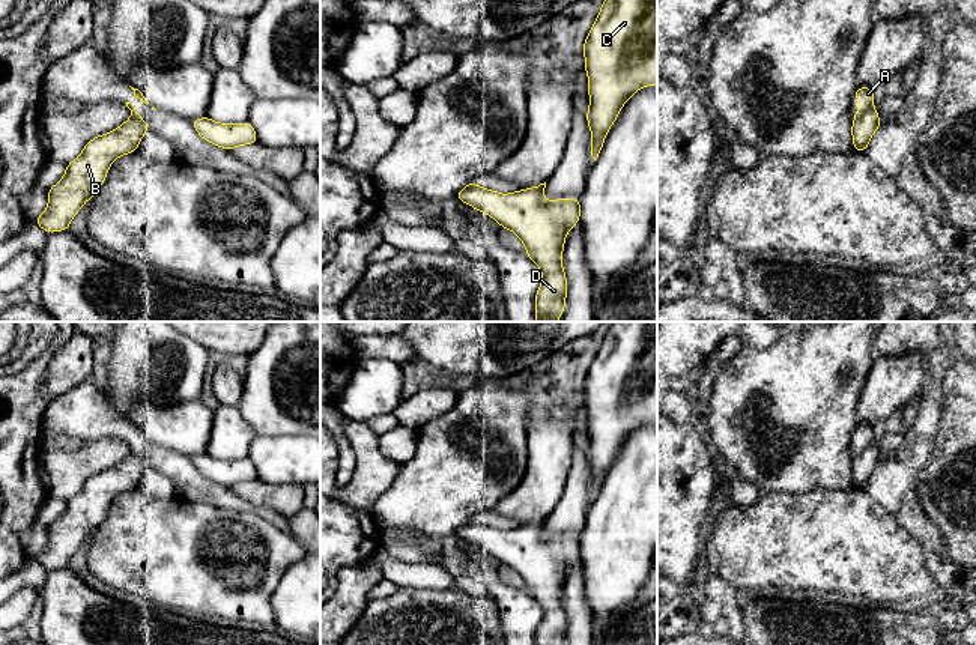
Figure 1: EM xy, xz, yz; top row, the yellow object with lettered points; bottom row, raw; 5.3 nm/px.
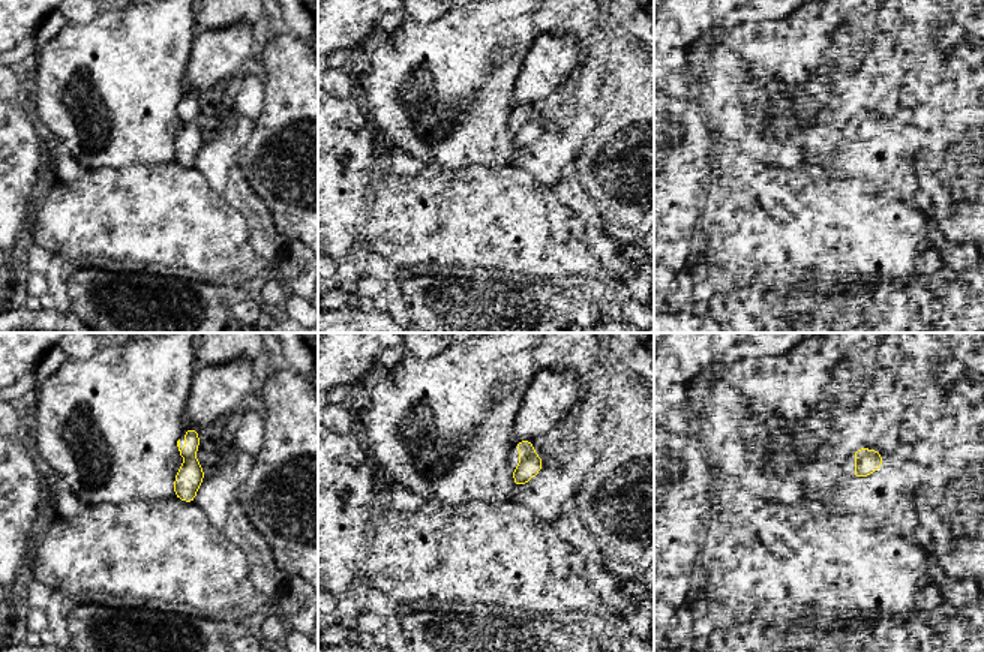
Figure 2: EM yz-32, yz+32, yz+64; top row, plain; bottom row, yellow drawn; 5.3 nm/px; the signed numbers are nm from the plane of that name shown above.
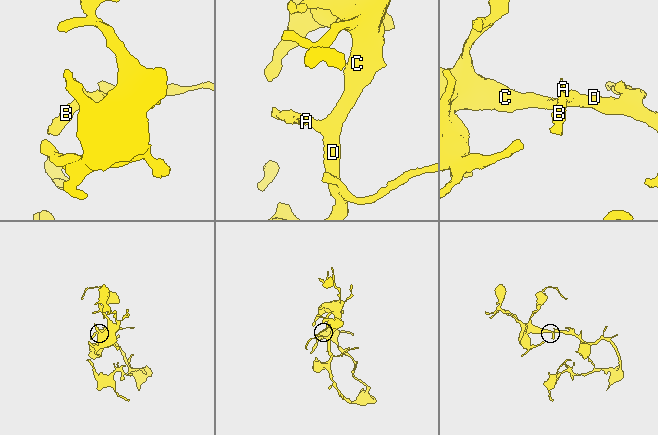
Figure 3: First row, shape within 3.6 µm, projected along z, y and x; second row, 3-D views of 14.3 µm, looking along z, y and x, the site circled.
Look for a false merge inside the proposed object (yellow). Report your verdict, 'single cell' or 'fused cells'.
fused cells

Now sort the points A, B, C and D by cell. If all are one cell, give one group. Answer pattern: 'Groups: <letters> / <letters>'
Groups: A / B C D

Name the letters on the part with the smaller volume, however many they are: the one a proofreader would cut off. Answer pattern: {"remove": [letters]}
{"remove": ["A"]}

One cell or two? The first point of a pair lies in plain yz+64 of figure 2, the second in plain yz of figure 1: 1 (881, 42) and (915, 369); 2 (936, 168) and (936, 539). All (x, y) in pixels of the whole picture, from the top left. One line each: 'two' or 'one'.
1: one
2: two

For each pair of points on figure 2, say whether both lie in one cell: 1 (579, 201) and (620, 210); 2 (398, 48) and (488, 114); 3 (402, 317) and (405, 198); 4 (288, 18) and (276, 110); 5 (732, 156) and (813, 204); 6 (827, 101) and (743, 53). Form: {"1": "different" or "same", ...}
{"1": "different", "2": "same", "3": "different", "4": "different", "5": "different", "6": "same"}

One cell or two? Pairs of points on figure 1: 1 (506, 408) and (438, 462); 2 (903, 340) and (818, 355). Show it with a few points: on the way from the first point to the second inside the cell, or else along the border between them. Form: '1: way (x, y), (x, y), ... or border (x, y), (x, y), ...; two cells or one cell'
1: way (484, 430), (481, 457), (460, 462); one cell
2: border (872, 337), (872, 351), (875, 354); two cells

